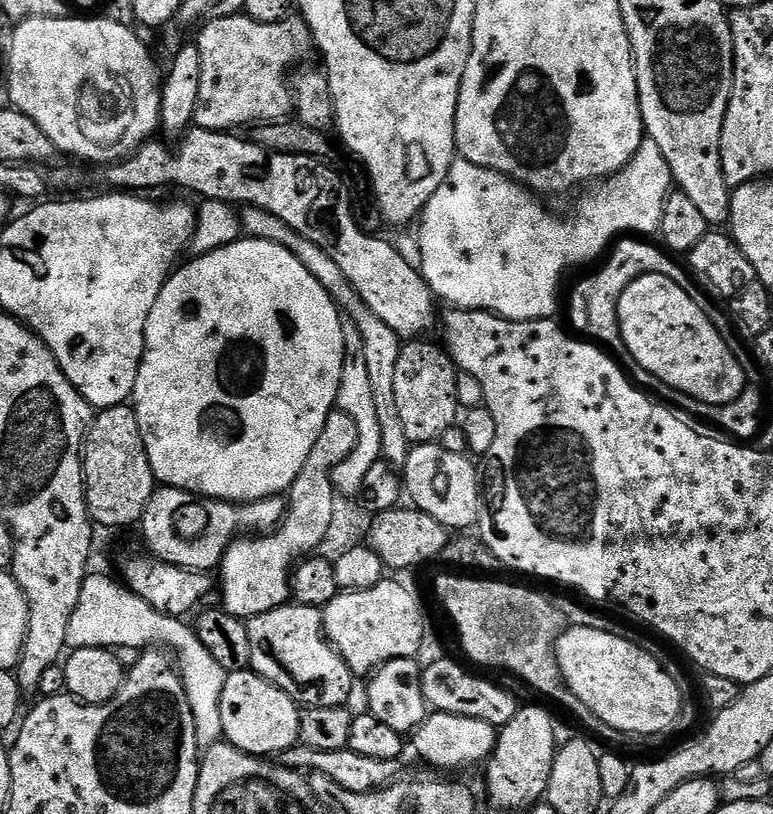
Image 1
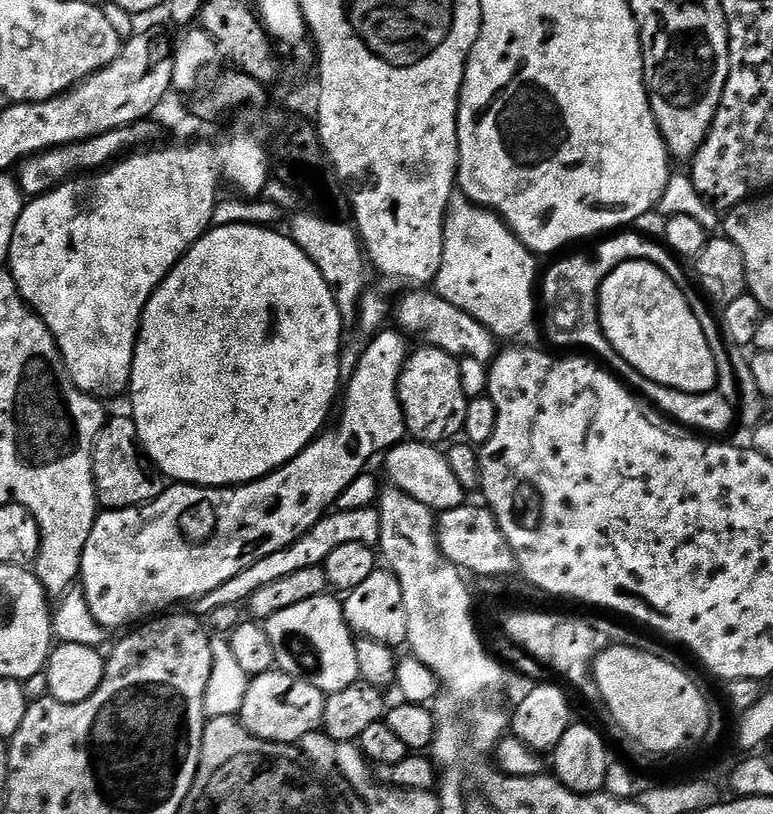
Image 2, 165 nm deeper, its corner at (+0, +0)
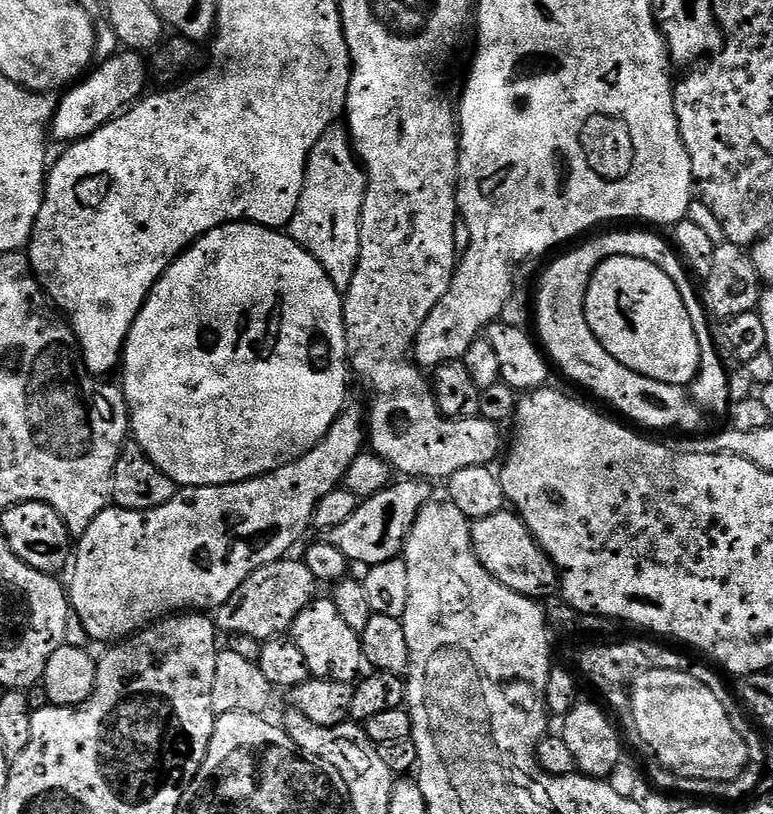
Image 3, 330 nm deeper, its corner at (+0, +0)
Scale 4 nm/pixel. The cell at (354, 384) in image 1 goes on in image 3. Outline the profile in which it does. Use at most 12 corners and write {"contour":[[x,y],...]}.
{"contour":[[349,133],[310,150],[286,232],[342,294],[360,261],[368,174]]}

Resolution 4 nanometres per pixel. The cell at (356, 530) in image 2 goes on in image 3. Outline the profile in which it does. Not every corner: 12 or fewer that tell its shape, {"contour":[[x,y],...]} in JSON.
{"contour":[[424,478],[361,499],[323,543],[353,565],[401,559],[433,499]]}

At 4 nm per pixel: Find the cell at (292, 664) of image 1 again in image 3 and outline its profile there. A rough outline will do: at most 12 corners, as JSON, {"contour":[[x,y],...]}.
{"contour":[[330,598],[301,610],[290,638],[315,679],[352,684],[360,633]]}

